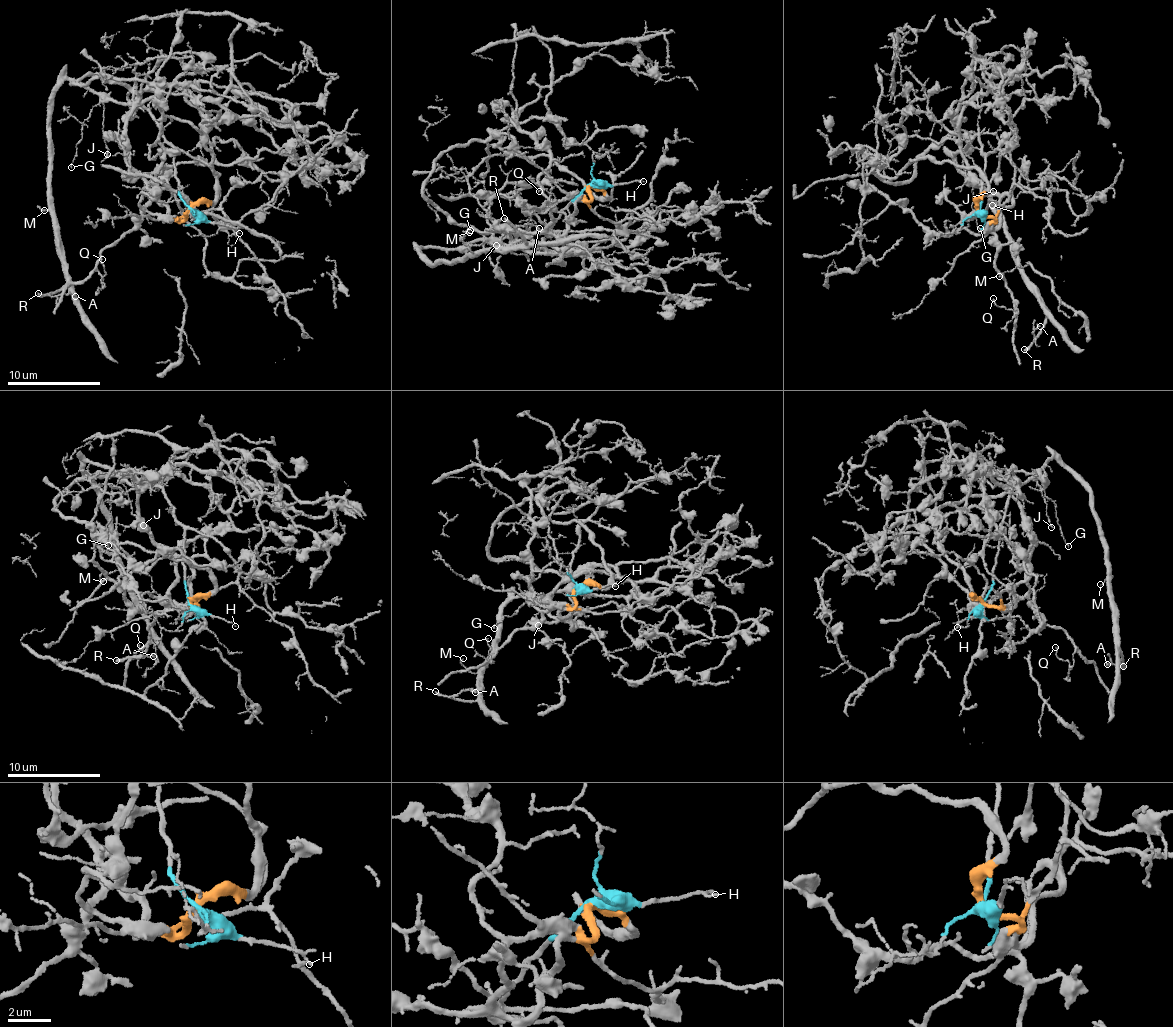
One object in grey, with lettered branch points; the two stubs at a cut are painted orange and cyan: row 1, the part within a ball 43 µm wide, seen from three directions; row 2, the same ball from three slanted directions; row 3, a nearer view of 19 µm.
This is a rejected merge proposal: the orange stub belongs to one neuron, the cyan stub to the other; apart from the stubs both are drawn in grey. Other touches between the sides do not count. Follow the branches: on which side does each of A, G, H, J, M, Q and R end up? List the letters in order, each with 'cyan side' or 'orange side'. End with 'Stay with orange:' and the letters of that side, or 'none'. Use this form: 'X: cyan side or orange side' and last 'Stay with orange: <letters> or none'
A: cyan side
G: cyan side
H: cyan side
J: cyan side
M: cyan side
Q: orange side
R: cyan side
Stay with orange: Q

